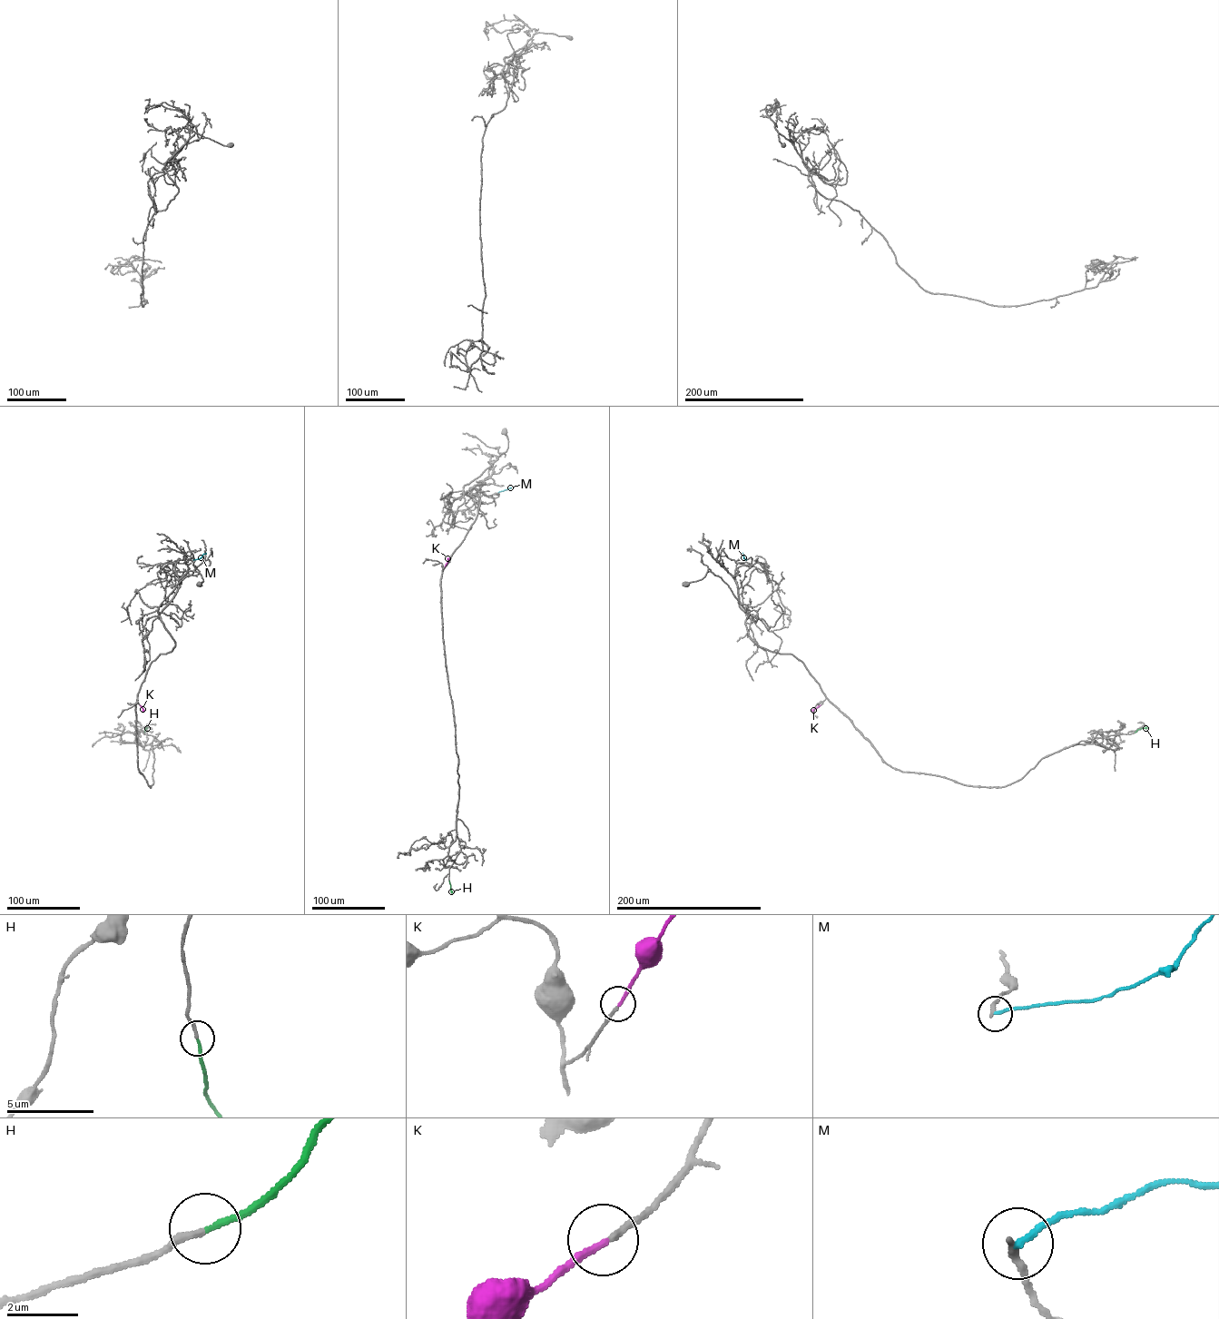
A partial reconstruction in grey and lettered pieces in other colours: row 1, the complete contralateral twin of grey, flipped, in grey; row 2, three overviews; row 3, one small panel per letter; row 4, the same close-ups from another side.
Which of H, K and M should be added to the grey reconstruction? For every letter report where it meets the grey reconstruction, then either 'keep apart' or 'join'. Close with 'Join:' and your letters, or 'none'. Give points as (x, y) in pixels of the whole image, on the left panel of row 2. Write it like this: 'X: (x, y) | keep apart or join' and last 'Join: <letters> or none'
H: (144, 732) | join
K: (140, 705) | join
M: (193, 560) | keep apart
Join: H, K

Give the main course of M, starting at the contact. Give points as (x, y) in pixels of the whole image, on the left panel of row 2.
M: (193, 560), (206, 553)

